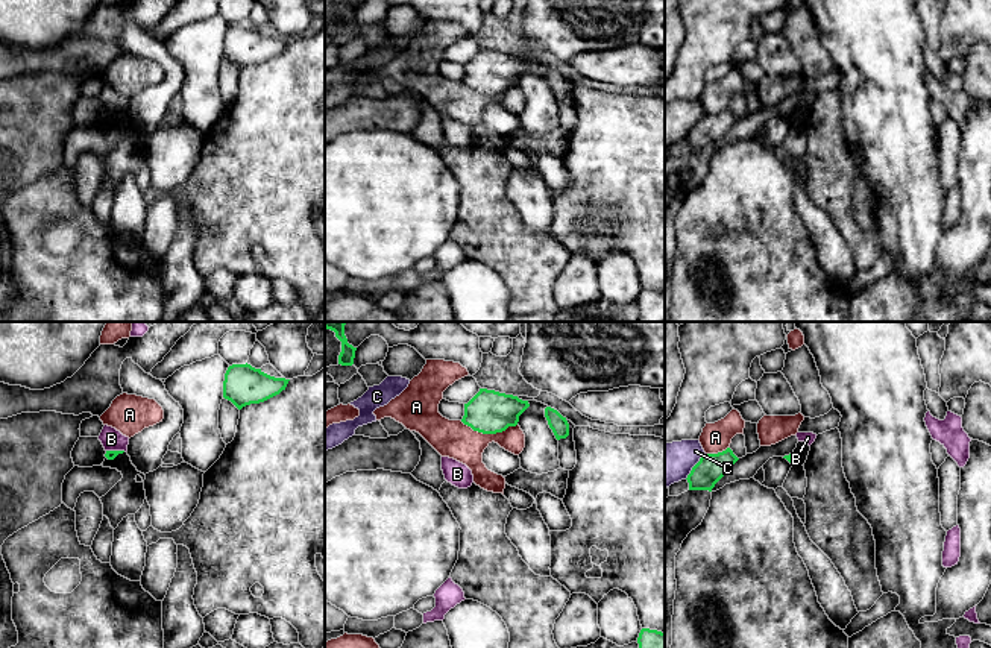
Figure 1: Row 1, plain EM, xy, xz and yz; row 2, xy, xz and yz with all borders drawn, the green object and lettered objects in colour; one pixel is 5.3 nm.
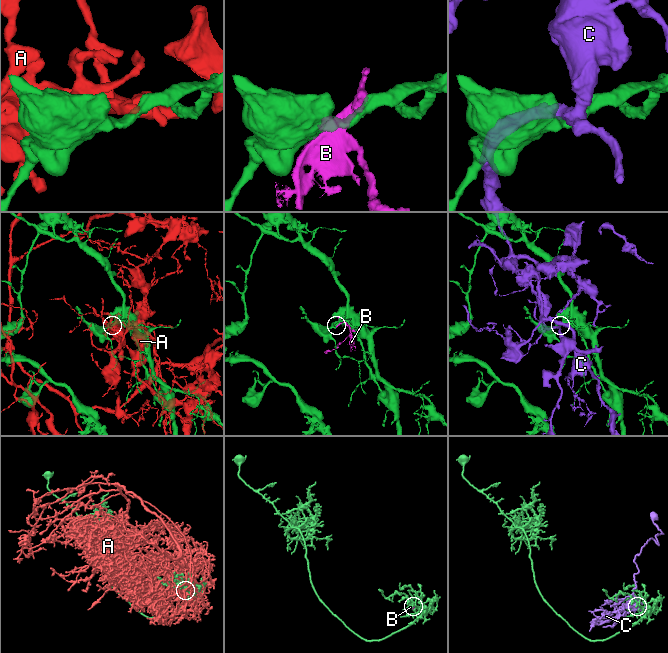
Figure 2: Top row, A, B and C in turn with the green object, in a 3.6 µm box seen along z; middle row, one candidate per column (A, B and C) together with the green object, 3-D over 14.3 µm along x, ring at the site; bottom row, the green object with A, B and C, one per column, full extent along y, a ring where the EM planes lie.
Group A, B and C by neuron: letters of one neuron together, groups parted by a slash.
A / B / C

